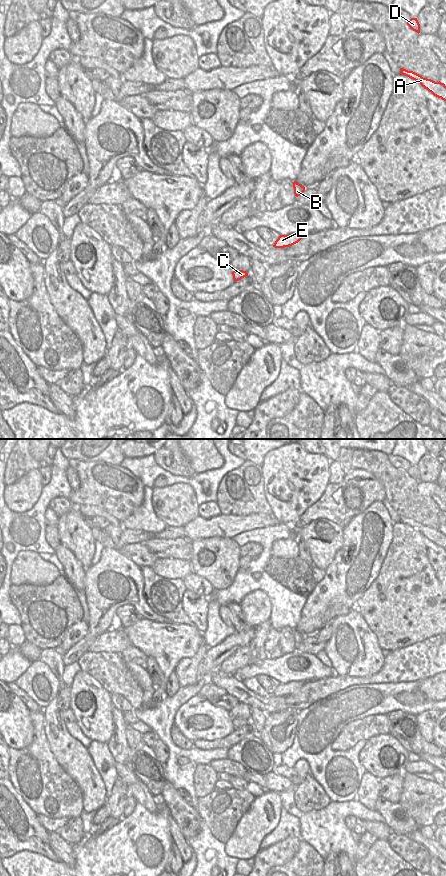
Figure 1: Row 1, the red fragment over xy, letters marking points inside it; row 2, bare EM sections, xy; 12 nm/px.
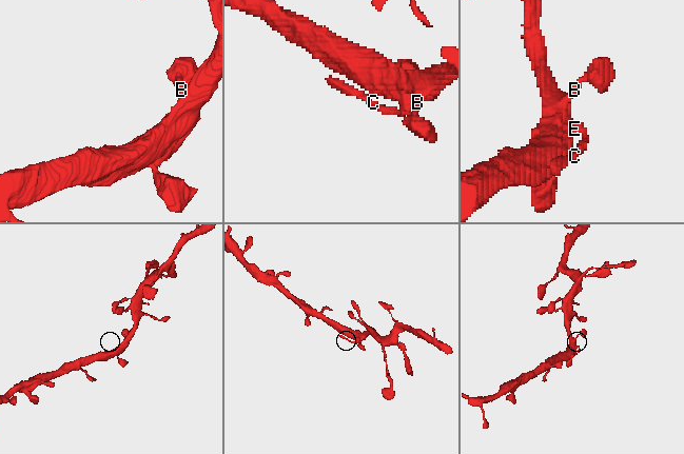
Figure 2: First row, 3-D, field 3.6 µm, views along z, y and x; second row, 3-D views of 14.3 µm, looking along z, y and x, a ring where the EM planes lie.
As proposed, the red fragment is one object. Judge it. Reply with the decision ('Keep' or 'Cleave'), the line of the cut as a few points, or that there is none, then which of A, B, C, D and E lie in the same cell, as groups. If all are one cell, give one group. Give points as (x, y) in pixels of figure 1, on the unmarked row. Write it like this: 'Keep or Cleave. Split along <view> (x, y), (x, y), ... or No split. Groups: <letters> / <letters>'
Keep. No split. Groups: A B C D E.

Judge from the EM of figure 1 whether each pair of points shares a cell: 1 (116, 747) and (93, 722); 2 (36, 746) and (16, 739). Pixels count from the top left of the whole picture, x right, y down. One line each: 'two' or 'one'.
1: two
2: two

